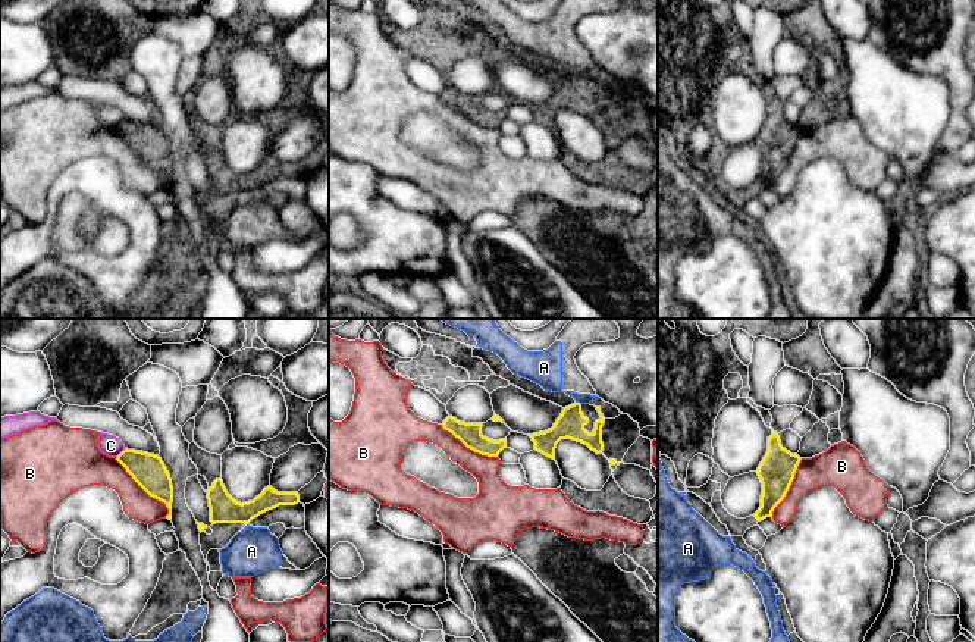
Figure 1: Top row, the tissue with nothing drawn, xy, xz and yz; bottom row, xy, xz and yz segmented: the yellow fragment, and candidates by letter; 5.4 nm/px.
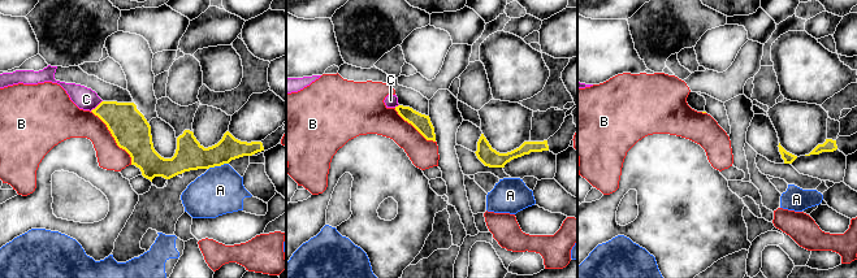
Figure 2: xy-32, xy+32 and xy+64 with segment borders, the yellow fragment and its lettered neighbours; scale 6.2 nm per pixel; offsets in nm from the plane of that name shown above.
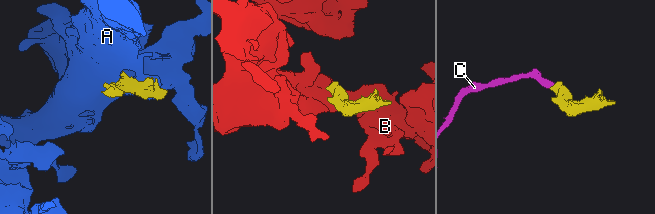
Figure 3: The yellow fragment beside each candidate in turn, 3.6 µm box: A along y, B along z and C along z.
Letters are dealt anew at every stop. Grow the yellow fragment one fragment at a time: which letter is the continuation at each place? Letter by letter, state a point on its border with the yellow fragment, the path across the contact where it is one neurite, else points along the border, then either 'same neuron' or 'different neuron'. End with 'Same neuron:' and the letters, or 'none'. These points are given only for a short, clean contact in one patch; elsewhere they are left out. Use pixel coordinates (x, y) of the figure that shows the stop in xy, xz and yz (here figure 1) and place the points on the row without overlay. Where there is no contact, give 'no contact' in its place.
A: contact xz (579, 74); different neuron
B: contact xy (146, 162); border xy (115, 128), (150, 166), (165, 175), (168, 179), (166, 188); different neuron
C: contact xy (121, 124); border xy (125, 119), (116, 128); different neuron
Same neuron: none

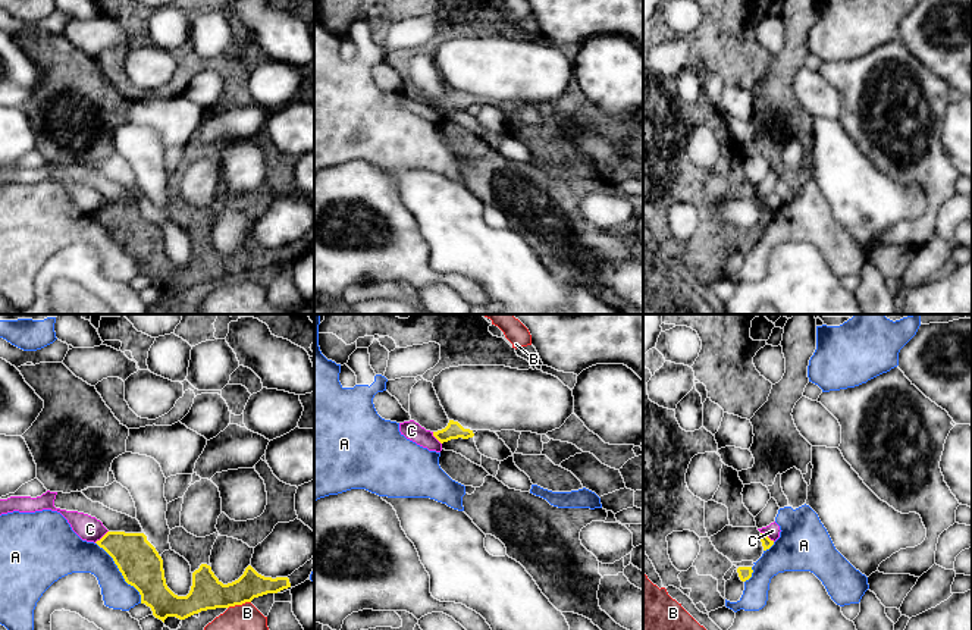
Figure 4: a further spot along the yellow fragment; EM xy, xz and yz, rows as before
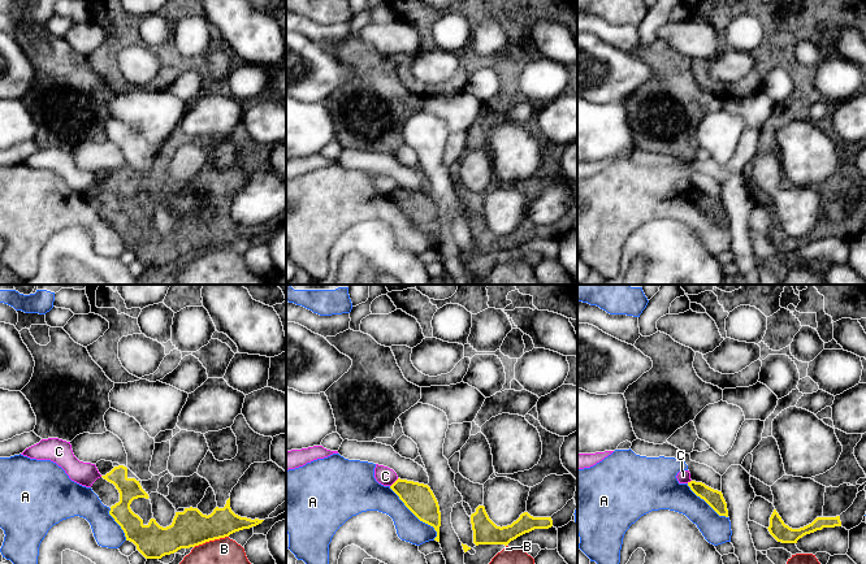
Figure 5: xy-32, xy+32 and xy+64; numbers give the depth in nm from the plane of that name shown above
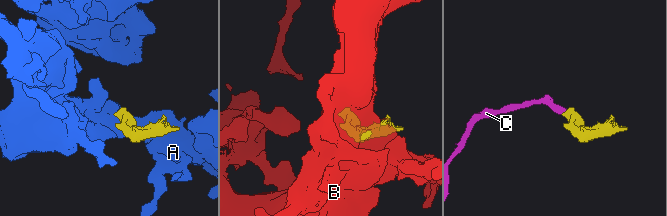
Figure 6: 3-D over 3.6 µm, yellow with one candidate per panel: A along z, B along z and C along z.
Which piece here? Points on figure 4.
A: contact xy (121, 243); border xy (96, 213), (112, 229), (122, 248), (138, 263), (141, 273); different neuron
B: contact xy (238, 275); different neuron
C: contact xy (102, 209); border xy (107, 201), (94, 213); different neuron
Same neuron: none

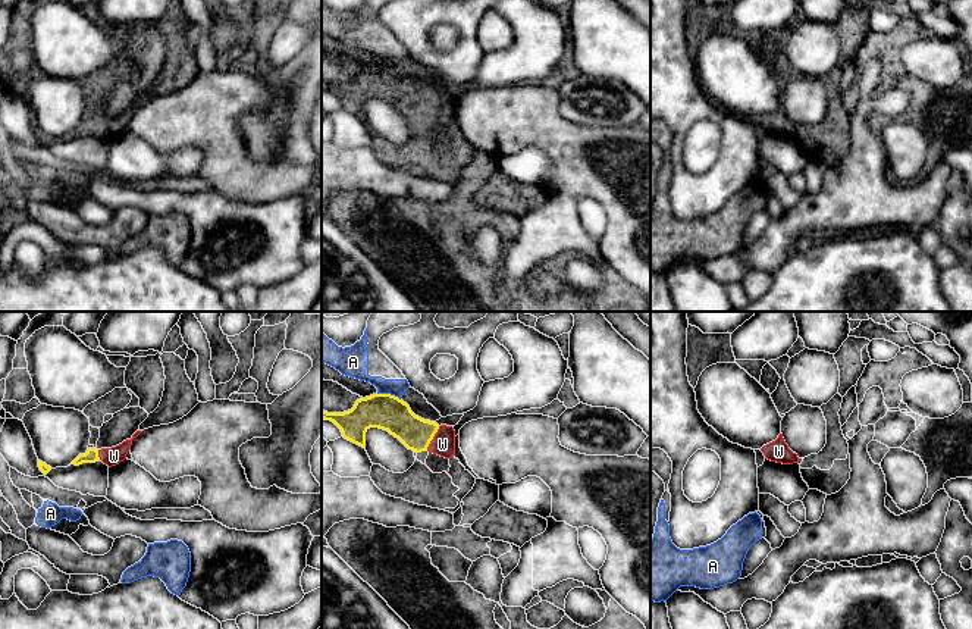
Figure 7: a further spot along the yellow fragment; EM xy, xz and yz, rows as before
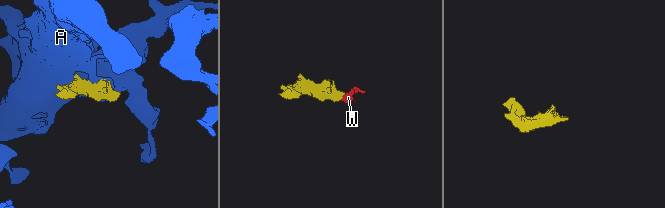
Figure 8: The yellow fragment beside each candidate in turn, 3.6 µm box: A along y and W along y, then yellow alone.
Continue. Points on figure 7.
A: contact xz (389, 65); different neuron
W: contact xz (432, 109); way xz (395, 87), (416, 105), (432, 109), (442, 115); same neuron
Same neuron: W

